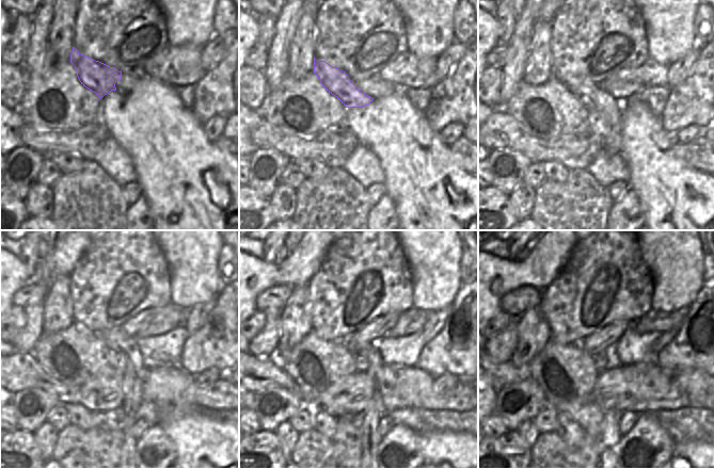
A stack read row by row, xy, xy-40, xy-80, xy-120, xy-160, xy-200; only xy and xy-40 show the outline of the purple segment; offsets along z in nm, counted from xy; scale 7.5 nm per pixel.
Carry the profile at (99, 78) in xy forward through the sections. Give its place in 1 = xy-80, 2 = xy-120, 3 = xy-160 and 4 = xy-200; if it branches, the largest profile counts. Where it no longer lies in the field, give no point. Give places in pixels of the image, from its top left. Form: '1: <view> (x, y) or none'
1: xy-80 (596, 99)
2: xy-120 (114, 338)
3: xy-160 (370, 437)
4: xy-200 (611, 436)

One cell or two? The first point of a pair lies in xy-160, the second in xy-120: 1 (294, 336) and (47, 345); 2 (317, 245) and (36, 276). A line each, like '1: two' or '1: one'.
1: two
2: one

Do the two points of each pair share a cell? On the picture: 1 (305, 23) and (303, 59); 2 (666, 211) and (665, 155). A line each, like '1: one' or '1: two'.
1: one
2: one

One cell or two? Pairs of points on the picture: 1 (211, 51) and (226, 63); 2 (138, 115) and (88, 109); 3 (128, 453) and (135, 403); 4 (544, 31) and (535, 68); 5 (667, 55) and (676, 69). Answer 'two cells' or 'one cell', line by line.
1: two cells
2: two cells
3: one cell
4: one cell
5: two cells

